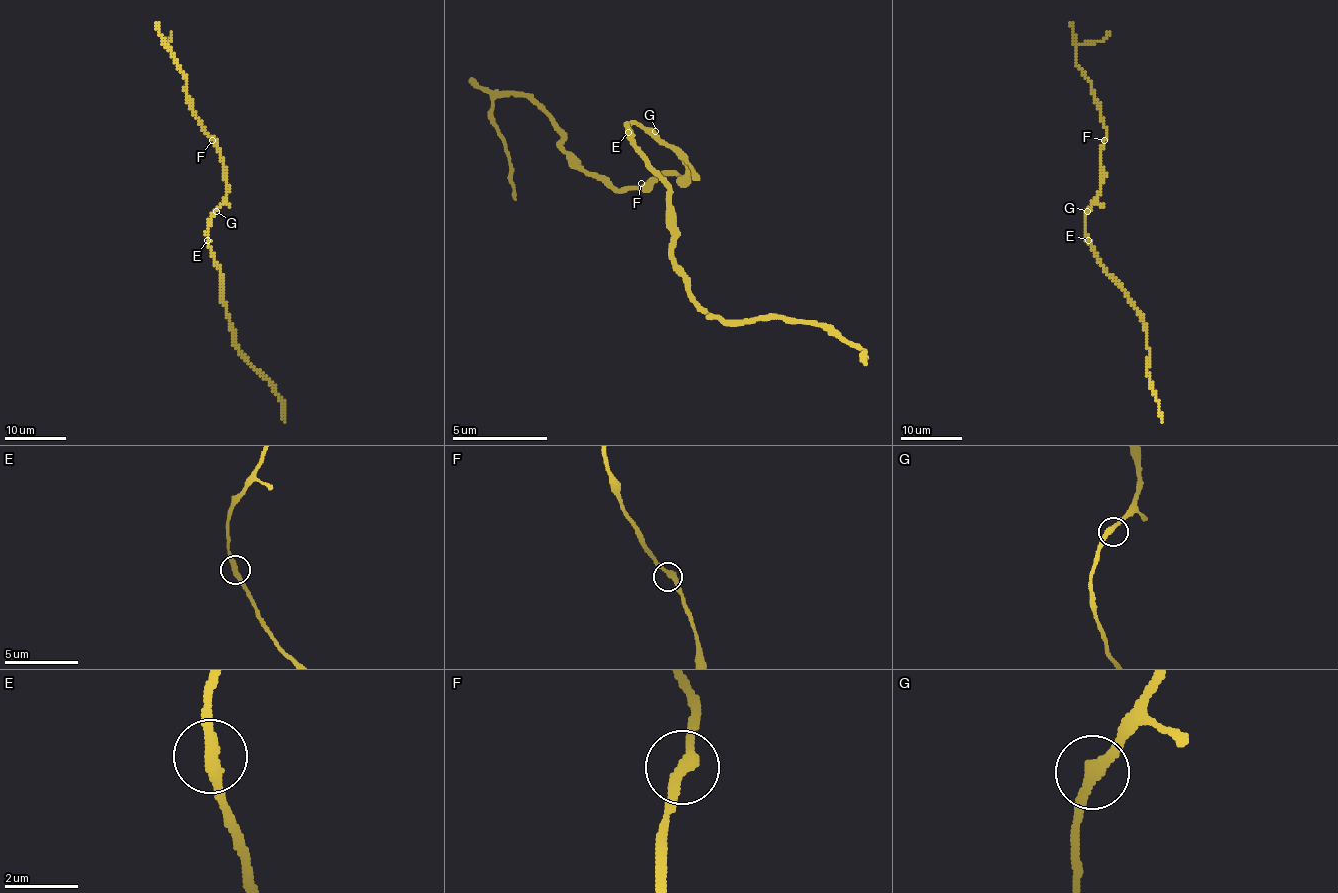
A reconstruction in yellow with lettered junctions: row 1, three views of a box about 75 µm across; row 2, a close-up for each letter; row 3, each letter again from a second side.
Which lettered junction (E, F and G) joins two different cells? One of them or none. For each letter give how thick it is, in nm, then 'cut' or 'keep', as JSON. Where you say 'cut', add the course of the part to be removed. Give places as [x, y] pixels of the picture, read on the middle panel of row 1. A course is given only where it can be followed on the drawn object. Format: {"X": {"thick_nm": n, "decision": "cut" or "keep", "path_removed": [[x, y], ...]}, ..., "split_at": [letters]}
{"E": {"thick_nm": 320, "decision": "keep"}, "F": {"thick_nm": 320, "decision": "keep"}, "G": {"thick_nm": 300, "decision": "keep"}, "split_at": []}

